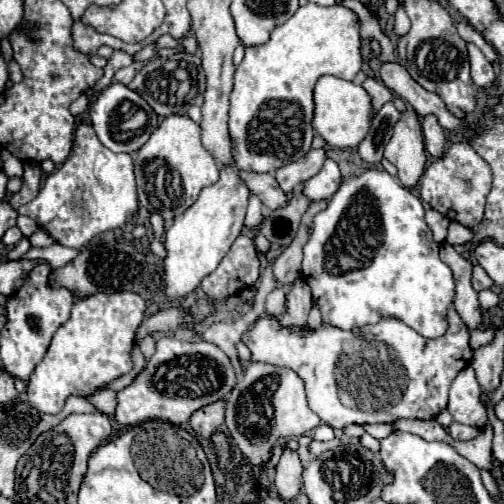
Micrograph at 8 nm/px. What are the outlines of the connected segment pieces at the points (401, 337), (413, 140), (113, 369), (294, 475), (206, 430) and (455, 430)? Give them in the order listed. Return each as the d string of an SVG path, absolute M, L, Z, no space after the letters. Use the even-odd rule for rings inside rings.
M448 310L448 330L440 338L424 338L398 318L382 318L376 326L364 326L356 330L336 330L322 324L320 330L292 330L282 328L276 318L260 318L244 336L244 344L252 352L254 362L266 362L280 368L294 370L306 388L310 408L320 416L324 424L340 430L350 424L374 424L396 422L400 418L436 418L448 404L448 388L460 370L472 360L470 330L464 326L456 310Z
M414 110L402 112L400 120L394 124L394 134L384 150L384 158L388 158L398 168L402 186L416 186L424 172L426 150L420 118Z
M116 292L116 294L94 294L82 300L76 300L72 308L72 316L64 326L60 326L52 338L52 344L36 366L32 378L28 380L28 404L34 406L42 414L58 414L64 408L68 396L92 396L96 390L104 388L108 382L128 374L132 370L130 350L136 340L136 330L144 320L146 304L134 292Z
M284 450L278 466L276 466L276 476L274 476L274 486L278 490L278 496L284 502L296 500L302 488L302 466L300 458L292 450Z
M224 402L208 404L196 410L190 418L192 430L204 438L210 438L222 424L224 424Z
M452 422L452 426L448 428L448 434L450 434L454 440L472 440L472 438L478 436L478 428Z

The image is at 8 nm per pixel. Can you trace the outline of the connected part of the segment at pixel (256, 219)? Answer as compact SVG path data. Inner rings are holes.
M250 196L244 226L250 228L250 230L254 230L254 228L260 228L262 220L264 220L264 216L262 216L262 202L260 202L256 196Z

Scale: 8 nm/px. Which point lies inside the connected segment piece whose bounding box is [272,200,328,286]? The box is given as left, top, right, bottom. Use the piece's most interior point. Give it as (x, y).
(286, 268)

